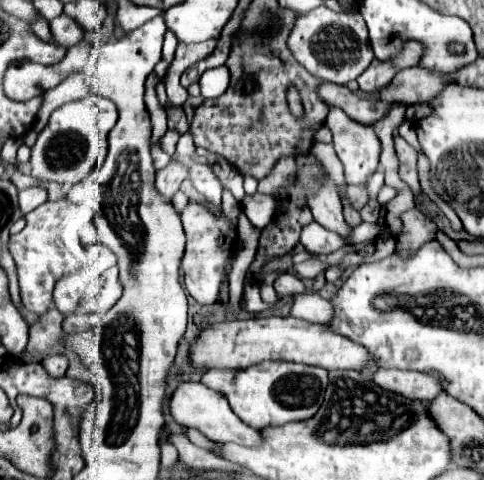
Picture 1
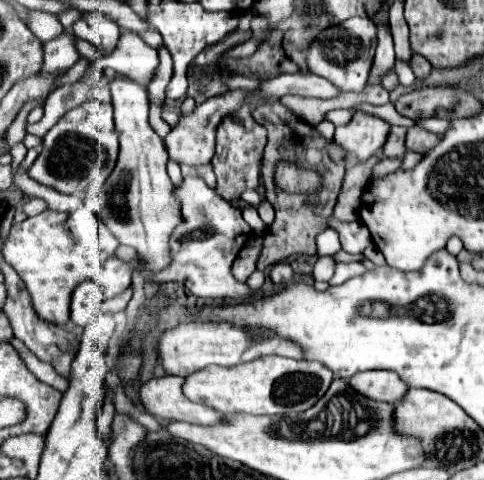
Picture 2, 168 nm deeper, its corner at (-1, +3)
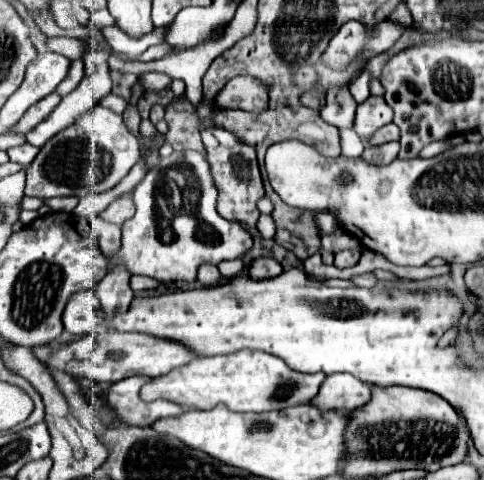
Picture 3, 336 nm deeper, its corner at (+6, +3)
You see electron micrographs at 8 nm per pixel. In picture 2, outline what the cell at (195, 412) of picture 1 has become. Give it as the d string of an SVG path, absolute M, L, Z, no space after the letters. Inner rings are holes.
M162 376L140 386L140 398L146 410L158 420L182 420L190 424L220 424L222 414L214 408L192 402L182 392L184 378L180 376Z

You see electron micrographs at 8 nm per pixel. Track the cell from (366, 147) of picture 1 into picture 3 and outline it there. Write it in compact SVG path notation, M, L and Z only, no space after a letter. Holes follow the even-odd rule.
M369 96L363 104L357 106L353 130L359 134L361 140L369 140L369 136L375 130L389 124L391 120L393 120L393 110L387 106L383 96Z

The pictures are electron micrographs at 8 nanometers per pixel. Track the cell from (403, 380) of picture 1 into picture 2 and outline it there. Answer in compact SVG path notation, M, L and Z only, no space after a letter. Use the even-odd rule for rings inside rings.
M372 370L360 372L348 380L356 392L372 400L386 400L390 404L400 404L408 392L406 382L390 370Z

